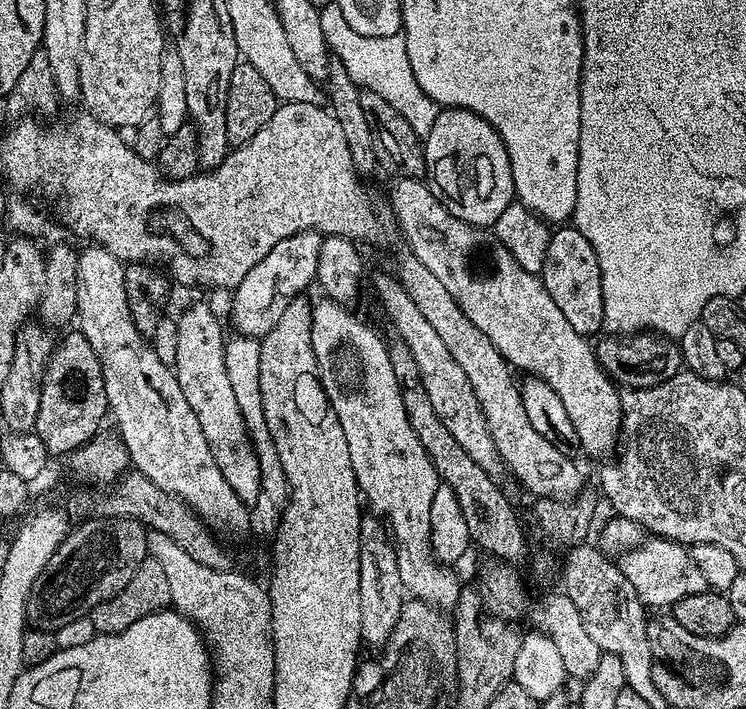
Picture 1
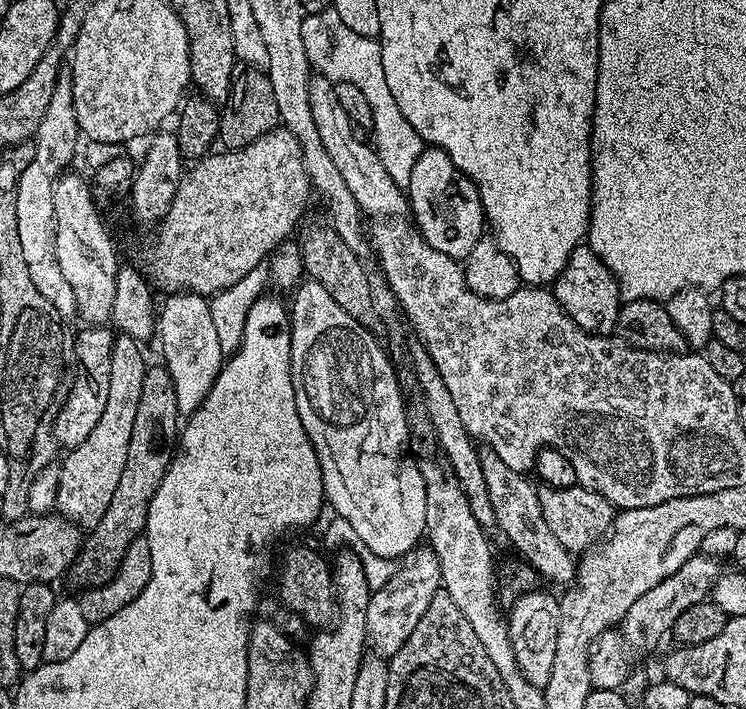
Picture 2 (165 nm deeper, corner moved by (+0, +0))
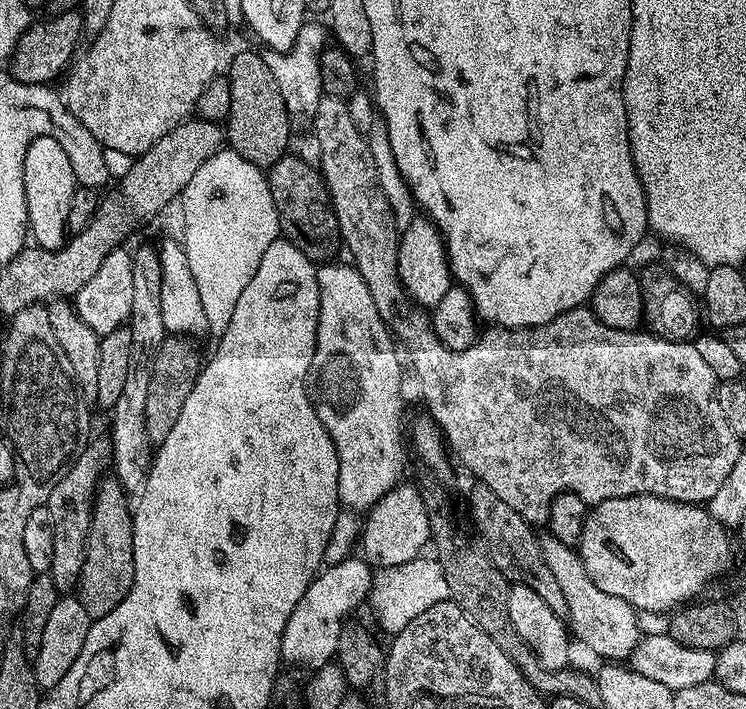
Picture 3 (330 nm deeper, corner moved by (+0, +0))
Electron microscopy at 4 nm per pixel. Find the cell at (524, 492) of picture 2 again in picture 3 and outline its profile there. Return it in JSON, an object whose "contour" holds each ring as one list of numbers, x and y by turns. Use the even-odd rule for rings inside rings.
{"contour":[[551,534,542,540,546,566,554,574,568,607,567,619,570,621,570,632,576,636,596,656,605,656,608,662,624,662,631,657,636,643,642,639,636,609,631,608,622,598,614,598,614,594,606,594,606,590,598,590,586,574,586,566,582,562,579,551,575,547,563,544]]}

